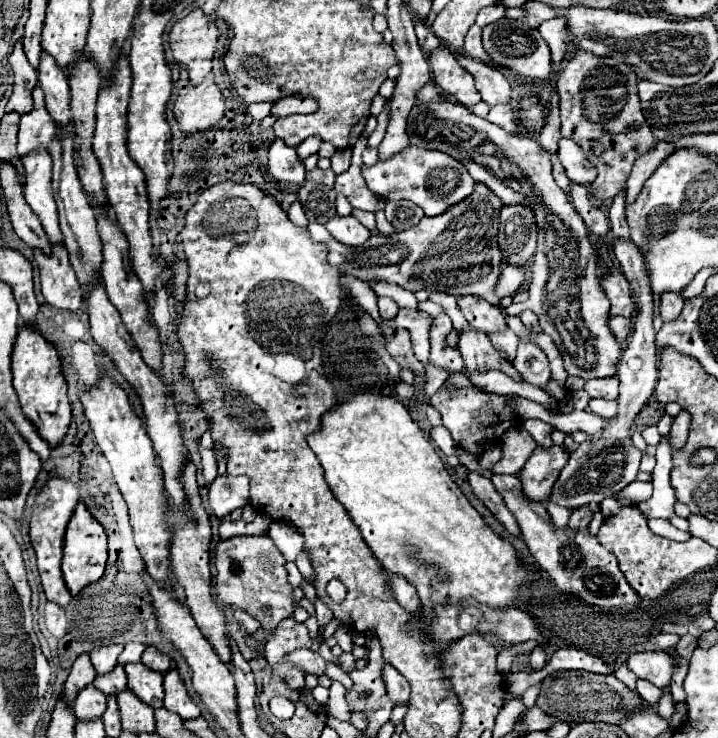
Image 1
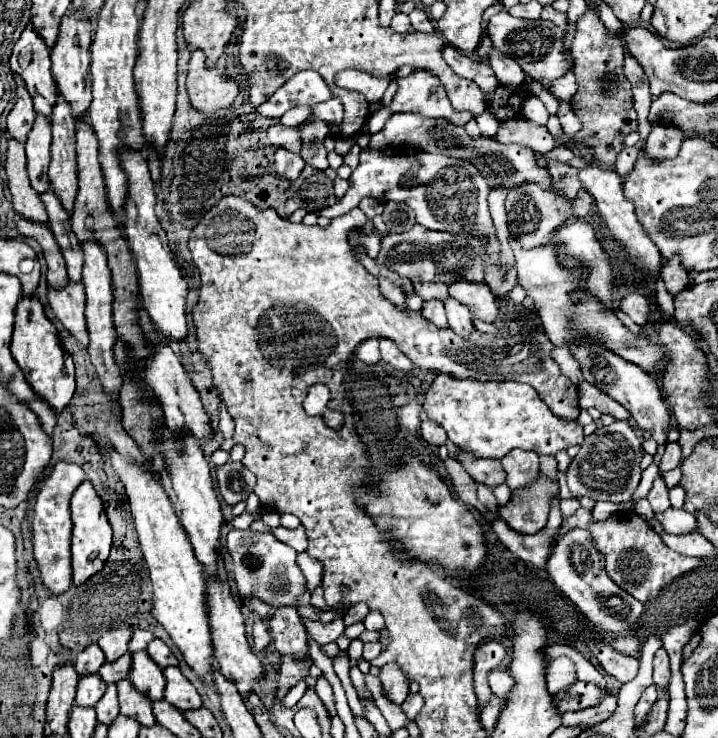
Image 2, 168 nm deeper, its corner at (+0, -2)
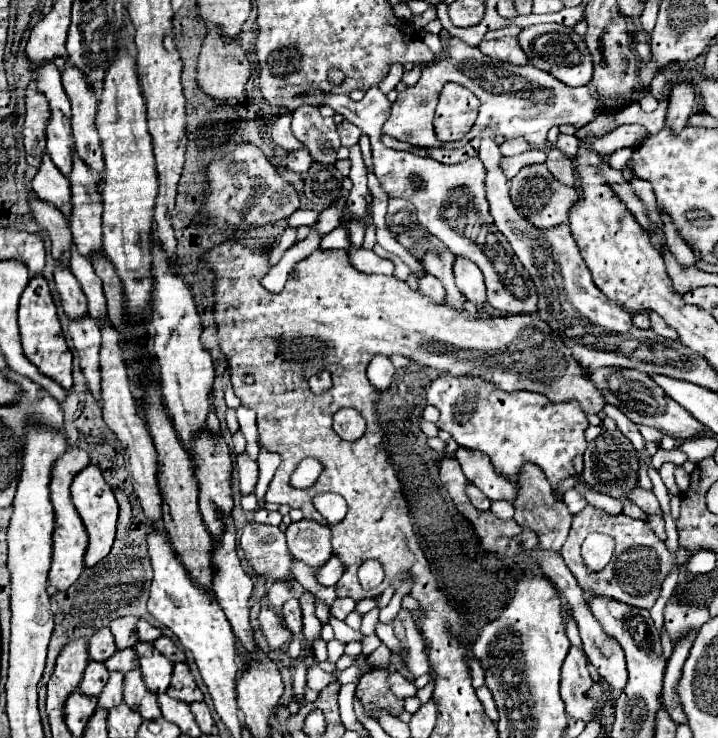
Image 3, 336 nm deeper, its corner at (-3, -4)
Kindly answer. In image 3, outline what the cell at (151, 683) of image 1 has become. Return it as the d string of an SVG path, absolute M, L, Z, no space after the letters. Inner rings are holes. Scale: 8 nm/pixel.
M136 644L136 654L140 658L140 672L146 688L154 694L162 694L170 686L172 662L168 662L152 644Z

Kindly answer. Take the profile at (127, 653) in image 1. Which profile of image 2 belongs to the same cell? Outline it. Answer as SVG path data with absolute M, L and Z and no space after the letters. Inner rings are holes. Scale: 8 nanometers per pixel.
M135 630L133 638L129 640L129 652L137 652L137 650L145 650L147 644L153 640L155 636L149 630Z

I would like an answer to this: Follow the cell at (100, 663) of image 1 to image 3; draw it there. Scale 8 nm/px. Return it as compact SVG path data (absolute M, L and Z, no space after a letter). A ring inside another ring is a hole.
M124 616L124 618L116 618L110 622L110 630L112 630L118 650L134 648L138 644L136 624L138 624L138 620L134 620L134 616Z

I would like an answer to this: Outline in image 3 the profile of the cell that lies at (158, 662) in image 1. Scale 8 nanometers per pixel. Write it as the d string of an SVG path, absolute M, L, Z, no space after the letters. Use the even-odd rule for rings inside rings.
M160 636L156 642L154 642L154 648L160 652L160 654L164 654L168 660L176 660L174 656L178 654L178 648L172 644L172 640L170 638L166 638L166 636Z

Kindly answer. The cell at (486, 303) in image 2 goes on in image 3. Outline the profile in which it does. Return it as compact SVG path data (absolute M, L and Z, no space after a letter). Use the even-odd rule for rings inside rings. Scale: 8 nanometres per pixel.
M458 256L454 262L454 276L456 276L456 286L458 290L478 308L482 308L486 304L486 288L484 288L484 276L480 272L480 268Z

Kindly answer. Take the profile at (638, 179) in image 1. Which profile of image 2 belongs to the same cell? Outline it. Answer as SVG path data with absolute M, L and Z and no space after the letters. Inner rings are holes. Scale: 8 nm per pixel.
M655 126L647 138L645 152L653 158L675 158L683 142L683 132L677 126Z

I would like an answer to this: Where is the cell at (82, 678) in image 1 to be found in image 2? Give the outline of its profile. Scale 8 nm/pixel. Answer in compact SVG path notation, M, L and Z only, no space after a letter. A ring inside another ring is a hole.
M89 644L83 652L79 652L75 660L75 668L79 674L93 674L105 664L105 654L99 650L99 644Z

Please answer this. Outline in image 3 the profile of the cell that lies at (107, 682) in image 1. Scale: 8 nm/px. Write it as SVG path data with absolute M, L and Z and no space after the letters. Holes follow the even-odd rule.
M126 648L122 652L116 652L114 656L110 656L110 660L104 662L108 672L130 672L134 668L138 668L138 656L136 656L136 650L134 648Z

